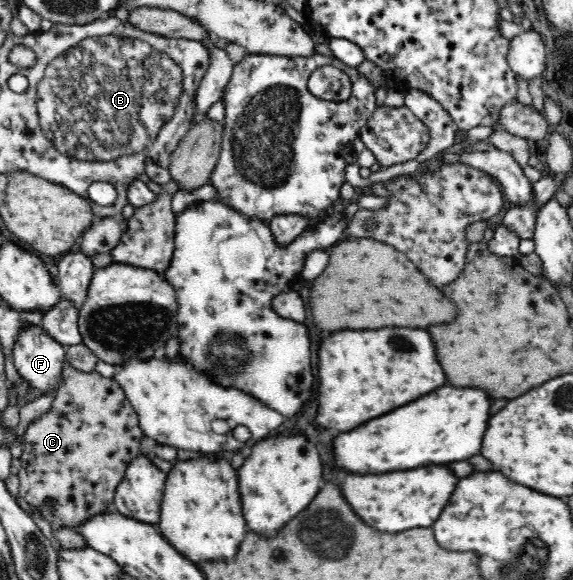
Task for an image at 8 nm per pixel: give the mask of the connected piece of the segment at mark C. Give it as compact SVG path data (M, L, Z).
M65 360L62 382L51 408L35 418L25 429L19 477L20 497L50 518L62 519L67 528L83 525L87 519L106 513L107 505L115 499L115 489L129 467L141 454L140 442L145 439L138 415L126 398L122 387L99 372L75 369Z

